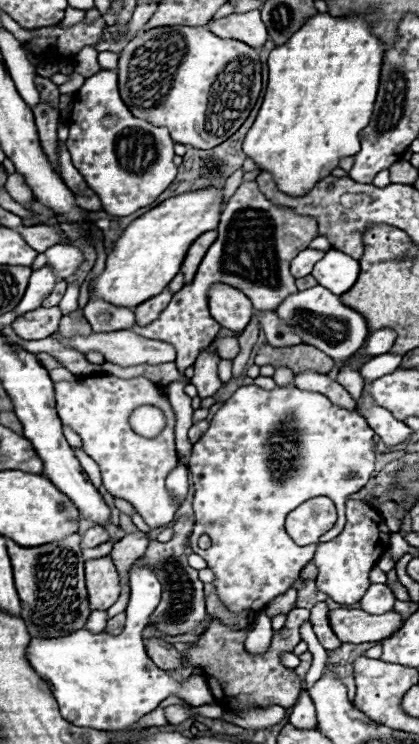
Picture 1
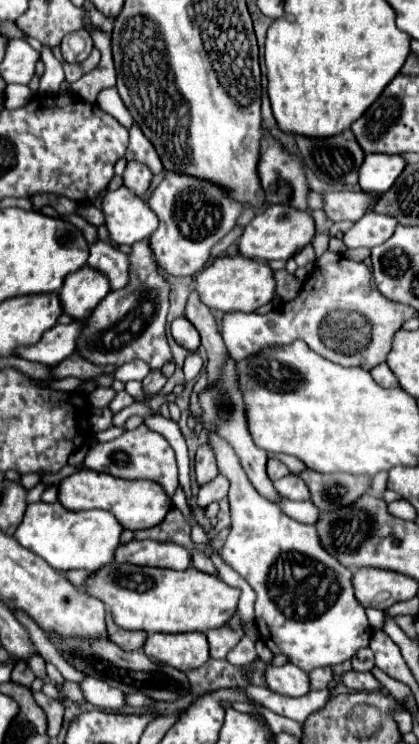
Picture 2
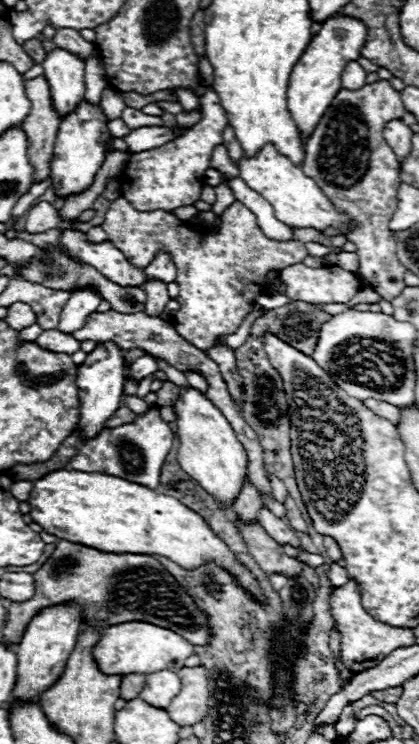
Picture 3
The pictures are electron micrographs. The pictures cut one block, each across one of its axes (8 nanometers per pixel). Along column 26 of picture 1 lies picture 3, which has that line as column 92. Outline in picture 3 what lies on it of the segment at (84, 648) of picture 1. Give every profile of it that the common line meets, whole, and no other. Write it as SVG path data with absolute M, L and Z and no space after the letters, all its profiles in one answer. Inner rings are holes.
M128 622L128 624L110 626L108 630L102 632L92 652L96 666L108 676L112 674L118 674L118 676L152 674L158 670L178 672L180 668L184 668L184 660L192 654L194 654L194 646L186 642L182 636L178 636L172 630L166 630L154 624L144 624L144 622Z

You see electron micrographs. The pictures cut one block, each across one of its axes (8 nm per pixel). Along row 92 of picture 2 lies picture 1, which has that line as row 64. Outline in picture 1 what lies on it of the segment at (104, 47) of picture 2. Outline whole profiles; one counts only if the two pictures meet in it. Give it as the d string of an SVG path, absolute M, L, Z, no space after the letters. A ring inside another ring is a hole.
M84 48L78 56L76 56L76 64L74 64L74 70L78 72L78 74L82 74L84 78L90 78L90 76L94 76L96 72L100 72L102 68L98 66L98 60L96 60L96 56L98 56L98 50L94 50L94 48Z

